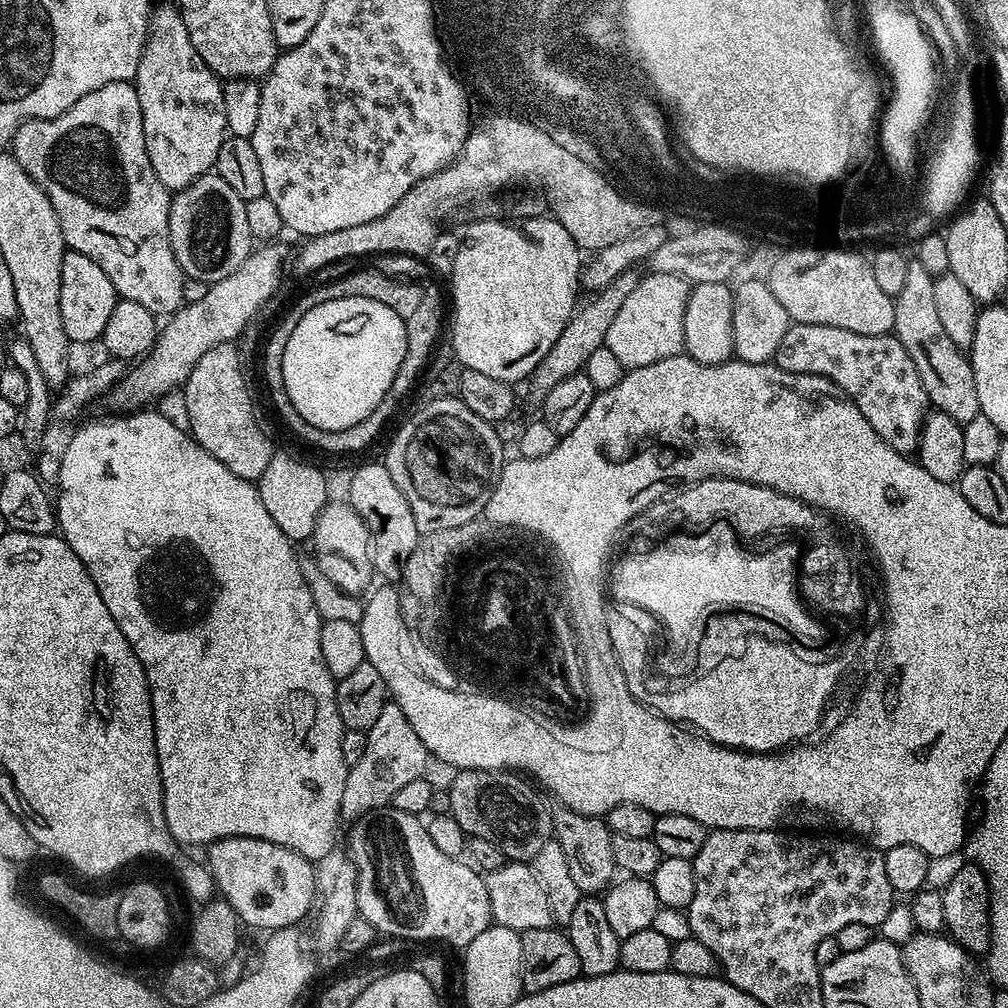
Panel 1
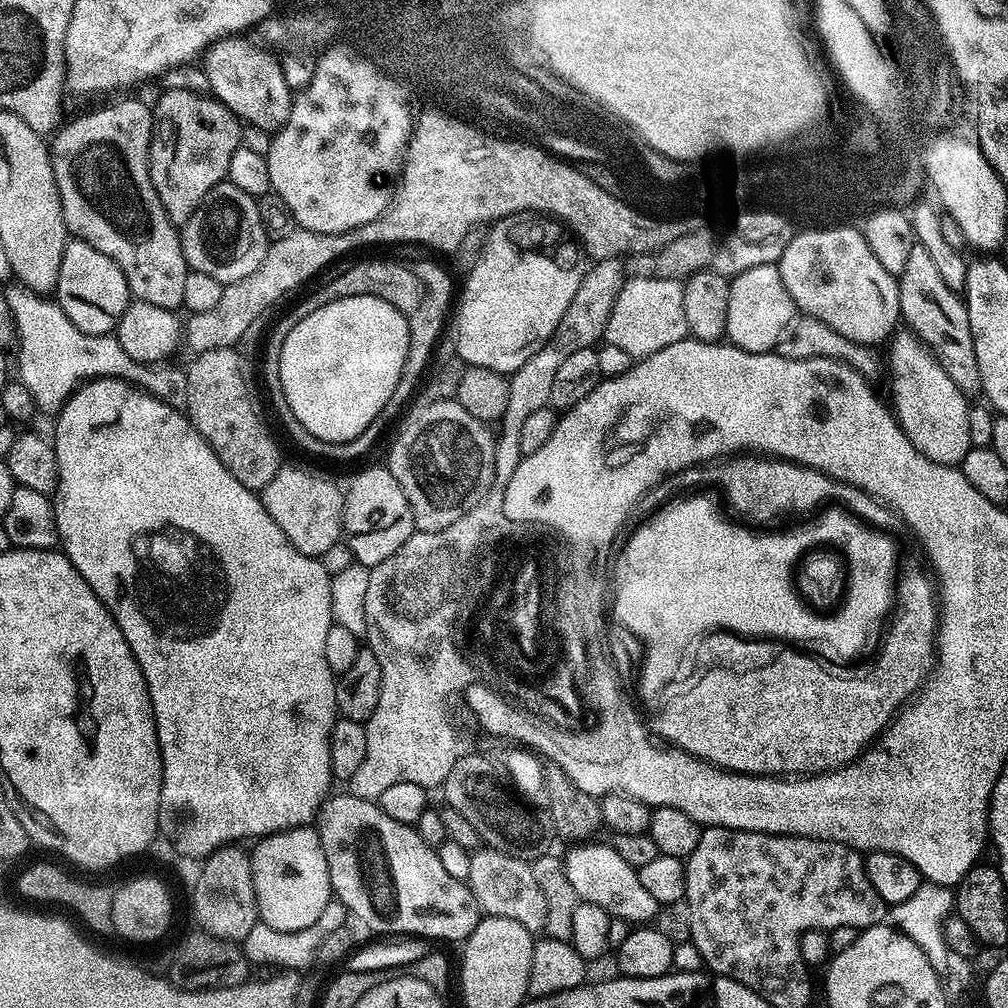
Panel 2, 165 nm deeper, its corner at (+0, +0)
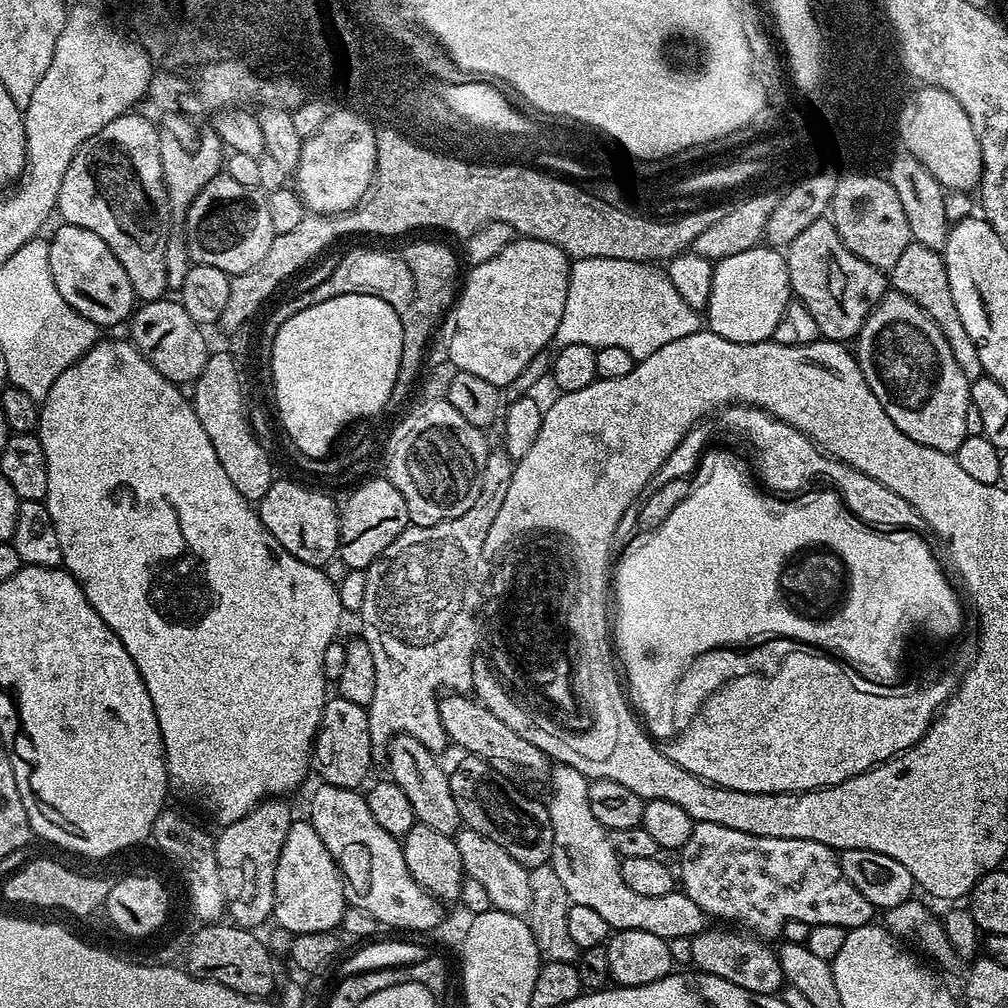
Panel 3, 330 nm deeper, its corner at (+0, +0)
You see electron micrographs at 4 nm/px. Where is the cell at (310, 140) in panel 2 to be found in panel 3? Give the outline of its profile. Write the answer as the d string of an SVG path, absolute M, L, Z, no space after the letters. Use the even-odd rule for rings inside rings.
M340 111L338 116L328 120L319 136L315 136L308 147L304 150L304 159L298 158L294 169L294 187L302 198L305 209L309 213L321 216L337 216L339 212L348 212L355 208L365 196L368 195L368 175L372 169L372 133L364 120L347 114L347 111Z

